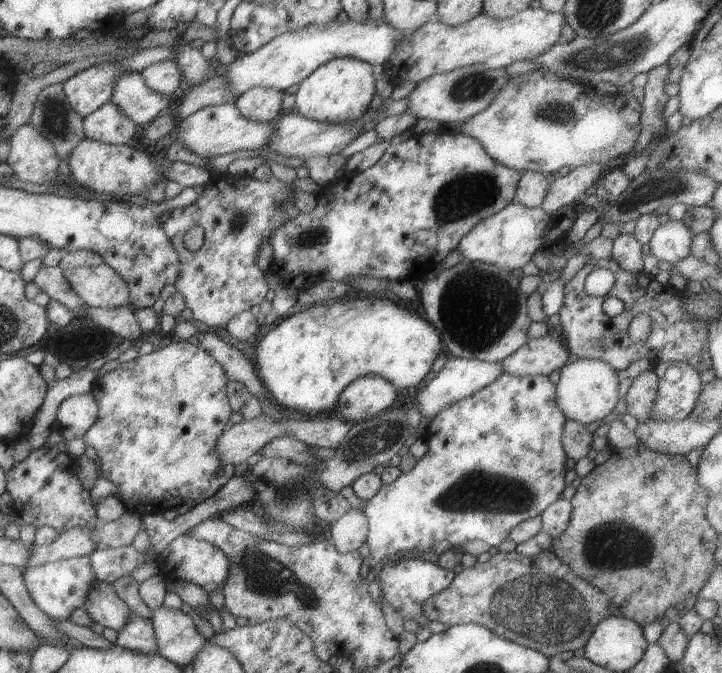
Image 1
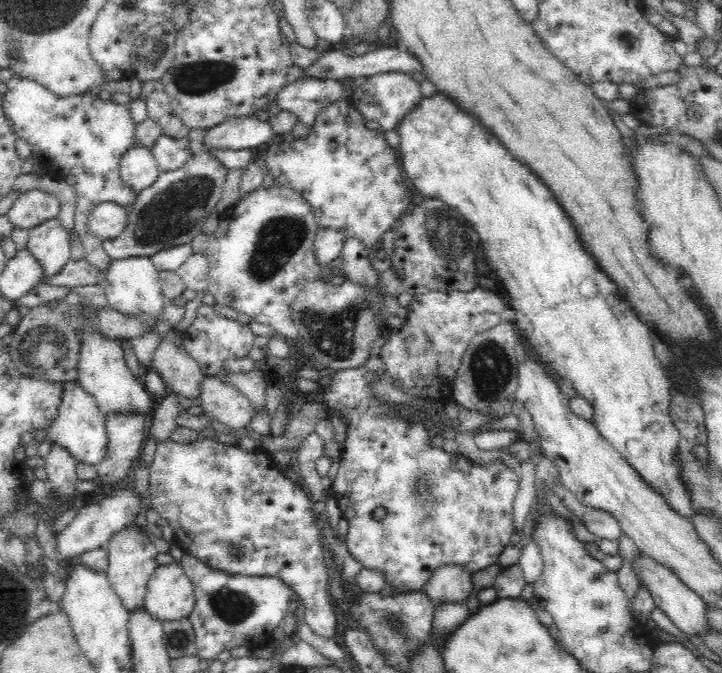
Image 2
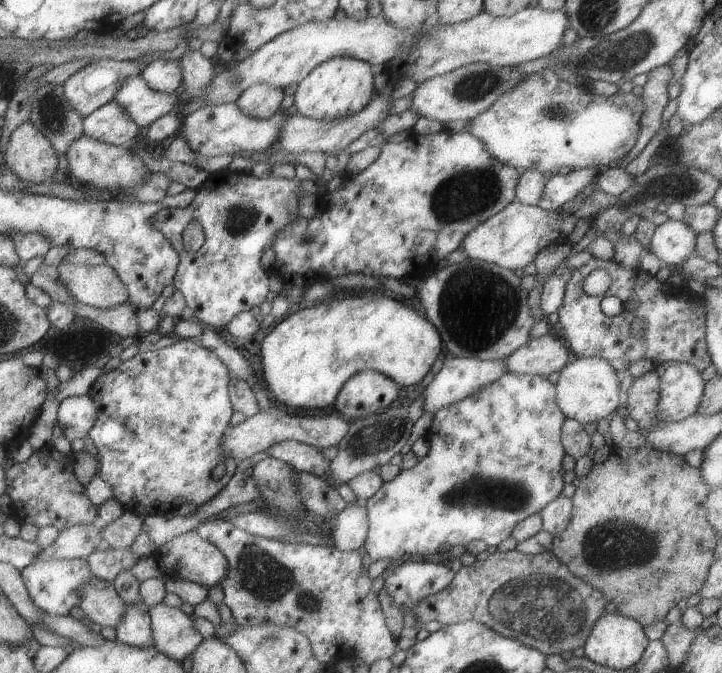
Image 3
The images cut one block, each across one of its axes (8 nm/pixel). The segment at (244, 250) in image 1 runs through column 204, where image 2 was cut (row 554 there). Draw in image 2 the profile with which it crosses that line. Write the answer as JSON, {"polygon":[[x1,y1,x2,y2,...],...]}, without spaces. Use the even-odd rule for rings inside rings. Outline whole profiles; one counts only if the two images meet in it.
{"polygon":[[216,437,197,439,195,442,180,443,174,442,170,439,164,440,157,444,154,459,151,467,149,467,150,473,150,506,158,513,159,518,164,518,168,521,168,524,172,526,174,531,174,543,178,544,183,550,184,554,191,554,195,556,200,562,205,562,212,569,224,571,228,574,236,575,242,574,244,576,252,577,275,577,284,584,287,584,293,593,294,597,300,597,305,611,305,622,308,626,318,634,318,636,324,636,326,638,332,638,336,634,336,613,334,613,334,606,336,603,332,600,330,593,328,593,328,572,324,567,324,542,320,531,320,517,317,517,312,510,312,500,310,495,306,493,299,482,292,482,284,475,284,472,278,467,278,464,274,461,271,453,260,446,252,451,246,451,241,447,233,444,227,446,222,442,219,442],[234,546,241,546,243,548,242,553,239,555,232,555,232,548]]}

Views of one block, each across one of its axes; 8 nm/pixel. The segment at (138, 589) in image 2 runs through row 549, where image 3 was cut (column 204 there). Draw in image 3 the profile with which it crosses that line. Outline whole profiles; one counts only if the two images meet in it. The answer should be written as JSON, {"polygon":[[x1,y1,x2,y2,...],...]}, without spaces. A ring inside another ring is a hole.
{"polygon":[[236,103,210,104,183,117,177,135,184,138,196,155,205,157,218,157,239,151,268,152,280,136,280,130,284,126,284,115,285,111,278,111,278,114,274,114,268,120,258,120,246,116]]}

